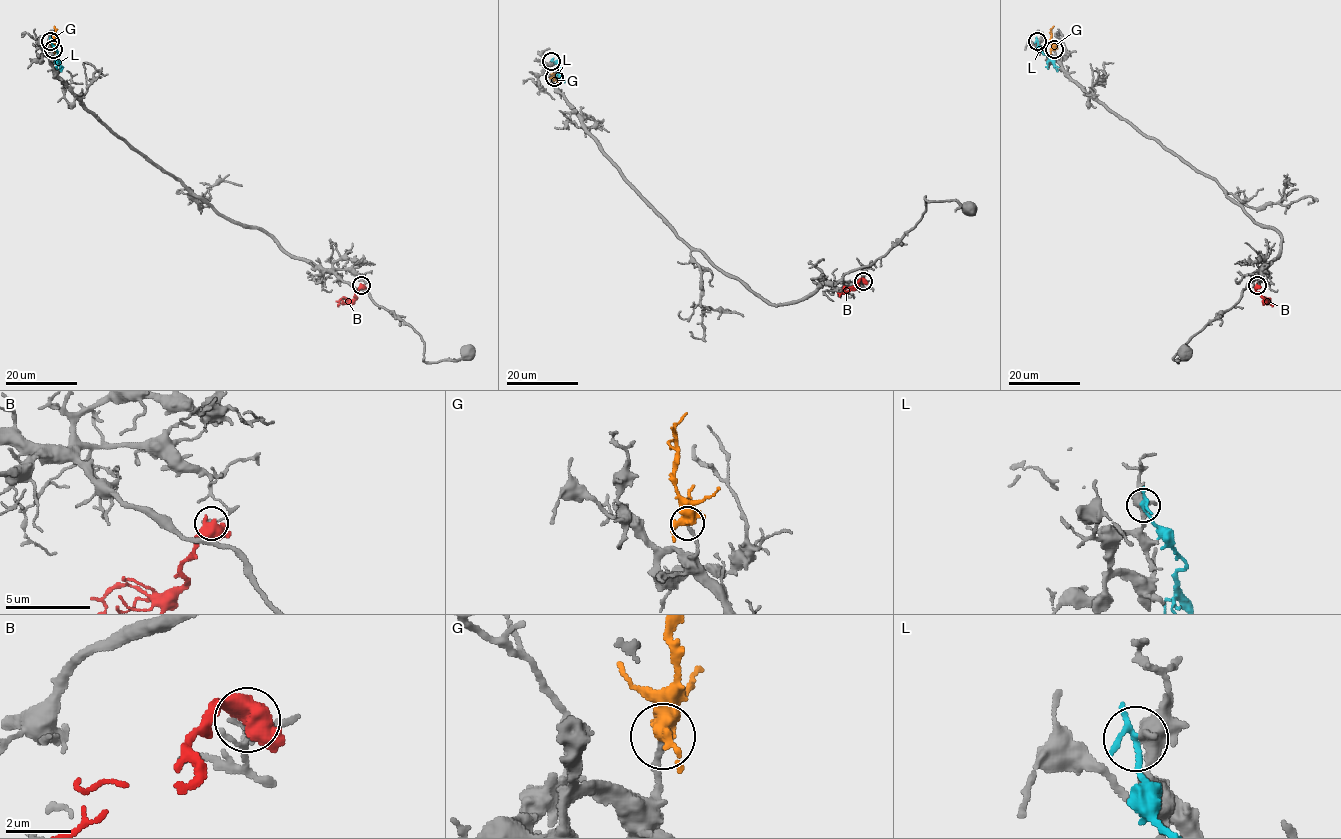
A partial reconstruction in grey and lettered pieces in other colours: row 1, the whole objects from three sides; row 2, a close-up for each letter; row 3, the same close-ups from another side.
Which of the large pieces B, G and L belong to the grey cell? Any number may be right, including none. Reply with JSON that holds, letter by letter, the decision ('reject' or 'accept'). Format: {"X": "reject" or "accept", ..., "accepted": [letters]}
{"B": "reject", "G": "accept", "L": "reject", "accepted": ["G"]}

